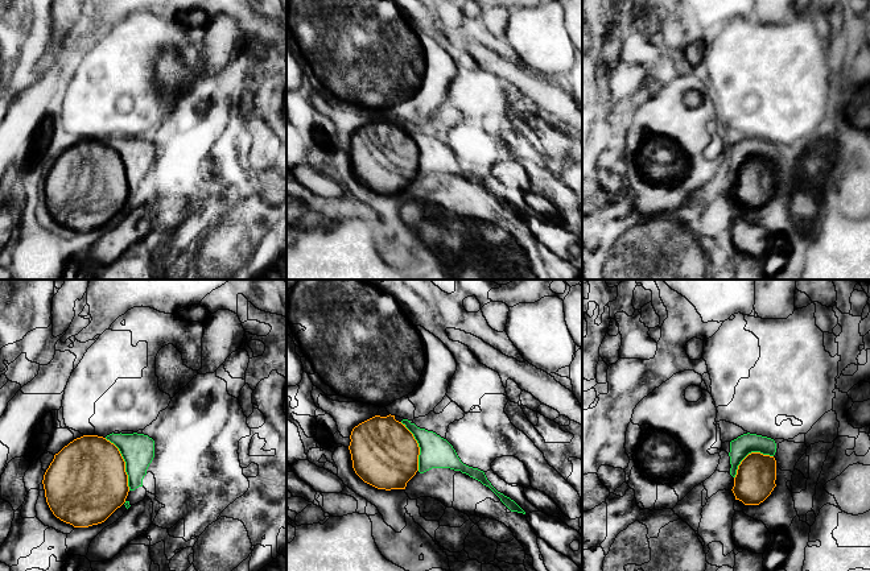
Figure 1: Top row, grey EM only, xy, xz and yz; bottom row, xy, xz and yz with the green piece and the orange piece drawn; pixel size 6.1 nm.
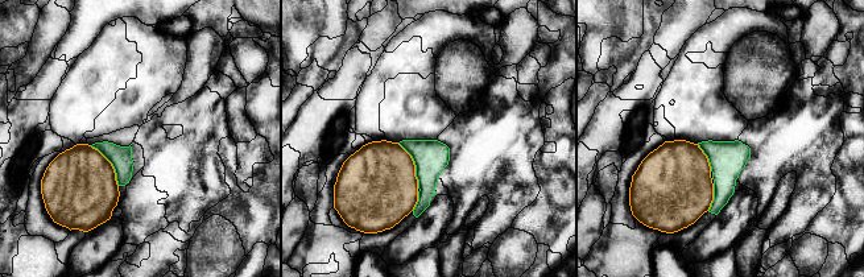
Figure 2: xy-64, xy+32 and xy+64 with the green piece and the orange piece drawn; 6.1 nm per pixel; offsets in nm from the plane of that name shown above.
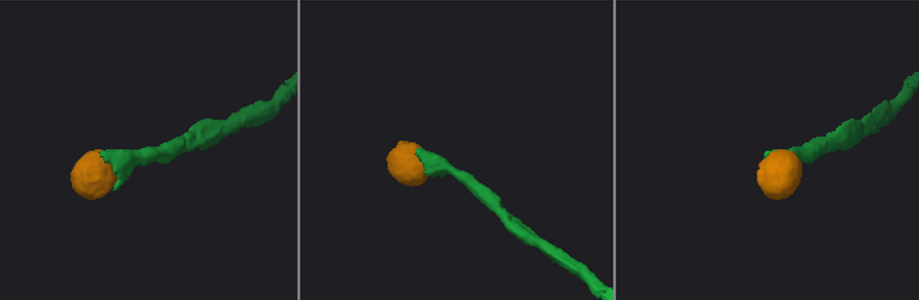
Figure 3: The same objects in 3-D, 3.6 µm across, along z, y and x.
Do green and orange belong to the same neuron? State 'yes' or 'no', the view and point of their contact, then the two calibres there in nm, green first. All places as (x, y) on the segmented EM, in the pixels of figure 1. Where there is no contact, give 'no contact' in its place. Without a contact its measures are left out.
yes; contact xy (126, 463); calibres 200 and 480 nm

